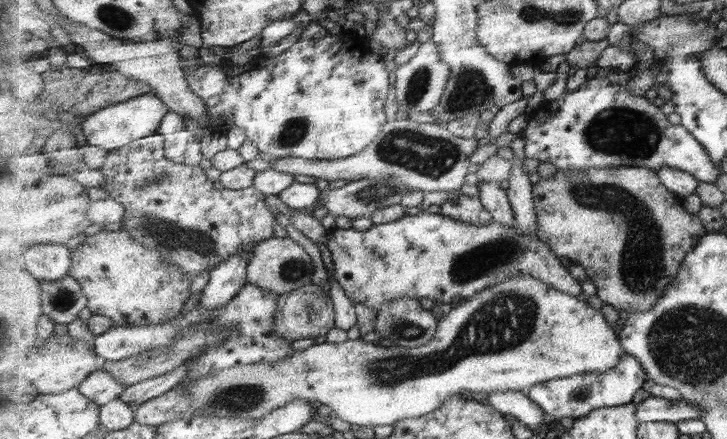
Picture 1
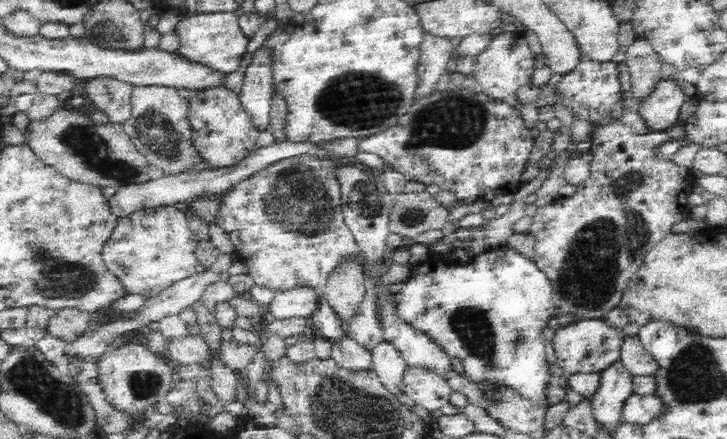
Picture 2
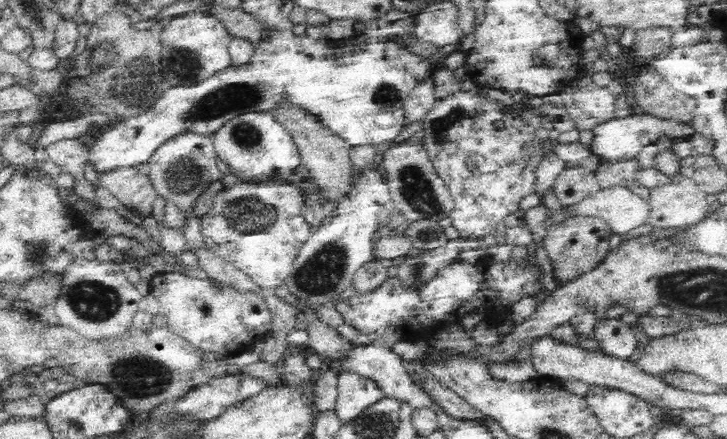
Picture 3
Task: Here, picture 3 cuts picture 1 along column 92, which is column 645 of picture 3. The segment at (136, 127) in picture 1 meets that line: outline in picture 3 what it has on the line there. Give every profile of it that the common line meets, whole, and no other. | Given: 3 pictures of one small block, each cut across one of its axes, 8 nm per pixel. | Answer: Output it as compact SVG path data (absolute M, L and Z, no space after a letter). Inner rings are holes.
M634 111L632 115L610 120L610 122L597 125L592 129L593 140L589 147L606 164L618 164L619 162L635 160L636 154L640 152L643 146L654 144L658 140L658 136L662 136L662 134L678 139L690 138L696 134L696 130L692 125L684 125L651 114Z

